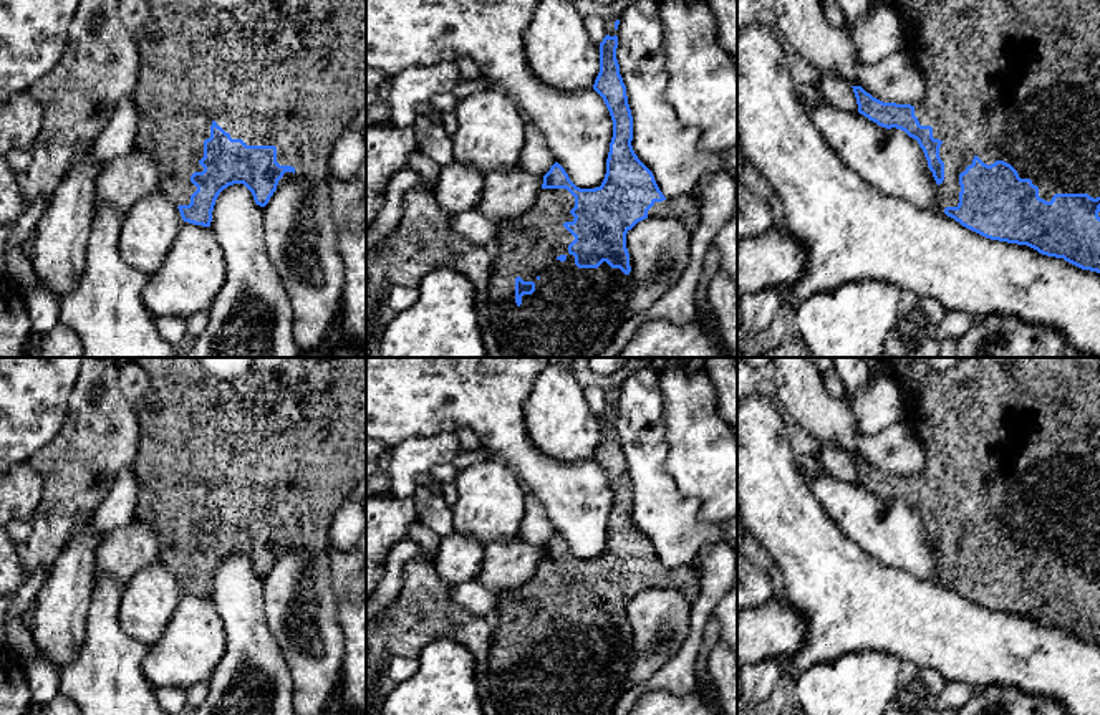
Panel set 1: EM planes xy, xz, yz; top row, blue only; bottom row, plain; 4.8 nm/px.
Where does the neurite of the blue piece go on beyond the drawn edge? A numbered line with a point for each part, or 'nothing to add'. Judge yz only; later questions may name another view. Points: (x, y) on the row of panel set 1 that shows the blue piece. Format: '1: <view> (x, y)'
1: yz (1006, 80)

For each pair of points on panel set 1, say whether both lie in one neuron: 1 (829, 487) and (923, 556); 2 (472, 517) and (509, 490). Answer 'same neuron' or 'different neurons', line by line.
1: same neuron
2: same neuron

